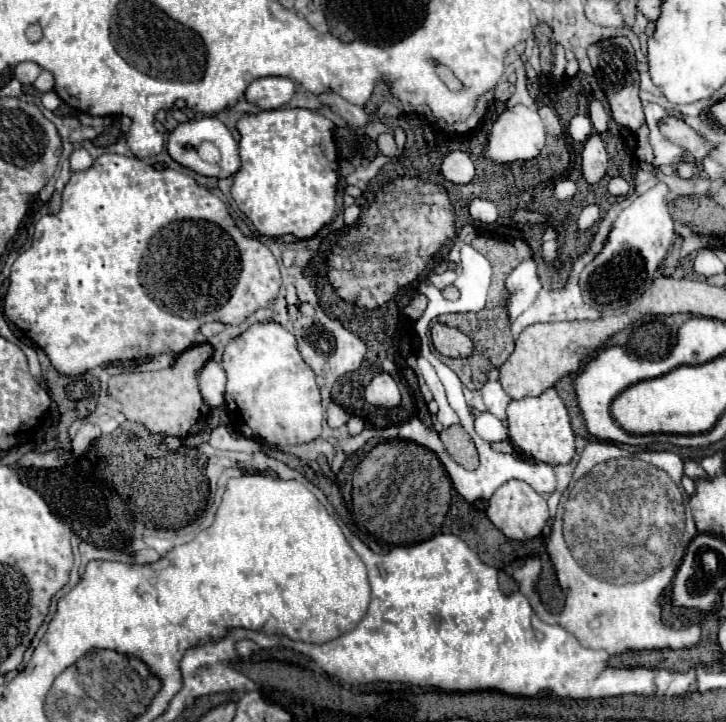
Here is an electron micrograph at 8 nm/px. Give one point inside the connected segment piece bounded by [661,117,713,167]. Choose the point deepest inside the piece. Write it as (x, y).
(678, 131)

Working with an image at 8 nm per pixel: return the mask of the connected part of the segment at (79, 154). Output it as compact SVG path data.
M77 149L77 151L73 151L73 155L71 155L69 161L71 161L71 173L89 169L89 167L93 165L93 159L91 159L91 155L89 155L85 149Z

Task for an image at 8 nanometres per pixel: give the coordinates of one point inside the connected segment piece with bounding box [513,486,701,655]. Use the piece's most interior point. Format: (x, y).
(613, 617)

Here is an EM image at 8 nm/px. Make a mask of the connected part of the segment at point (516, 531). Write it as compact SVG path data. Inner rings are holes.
M507 481L505 485L501 485L493 497L489 499L489 507L487 507L487 517L489 521L501 529L509 539L515 541L527 541L533 539L541 533L541 529L545 527L547 519L549 519L549 507L543 495L535 493L535 489L531 489L527 483L523 481Z

